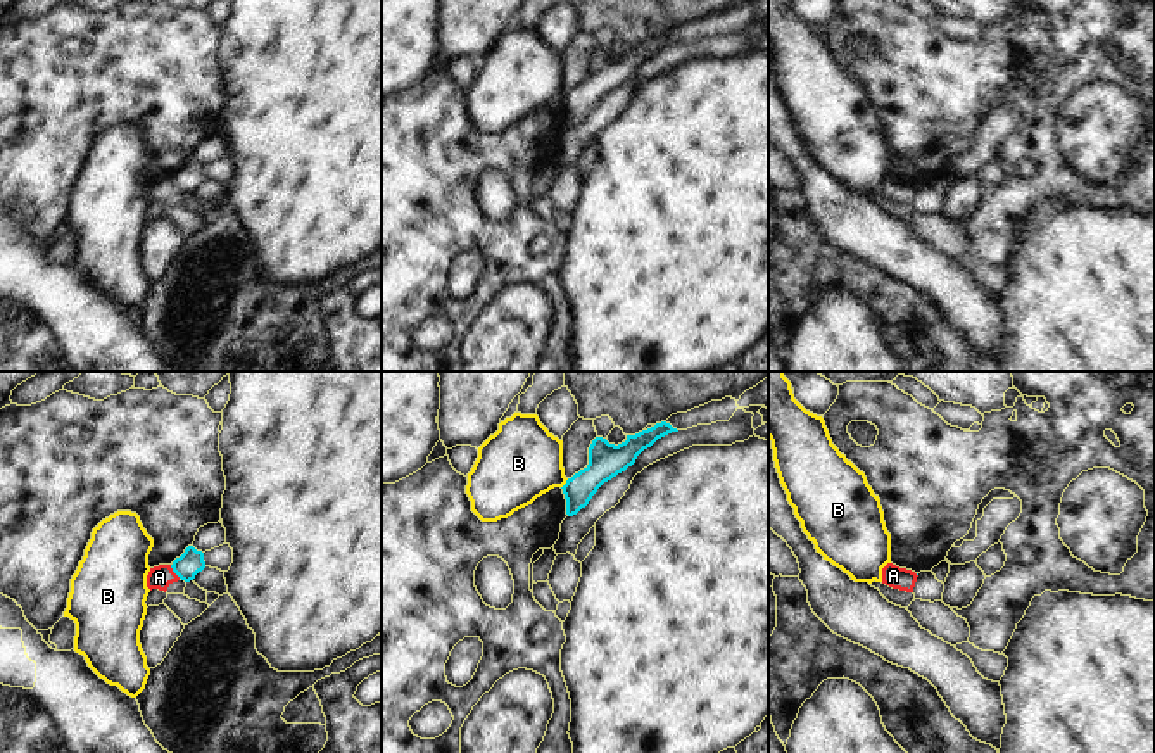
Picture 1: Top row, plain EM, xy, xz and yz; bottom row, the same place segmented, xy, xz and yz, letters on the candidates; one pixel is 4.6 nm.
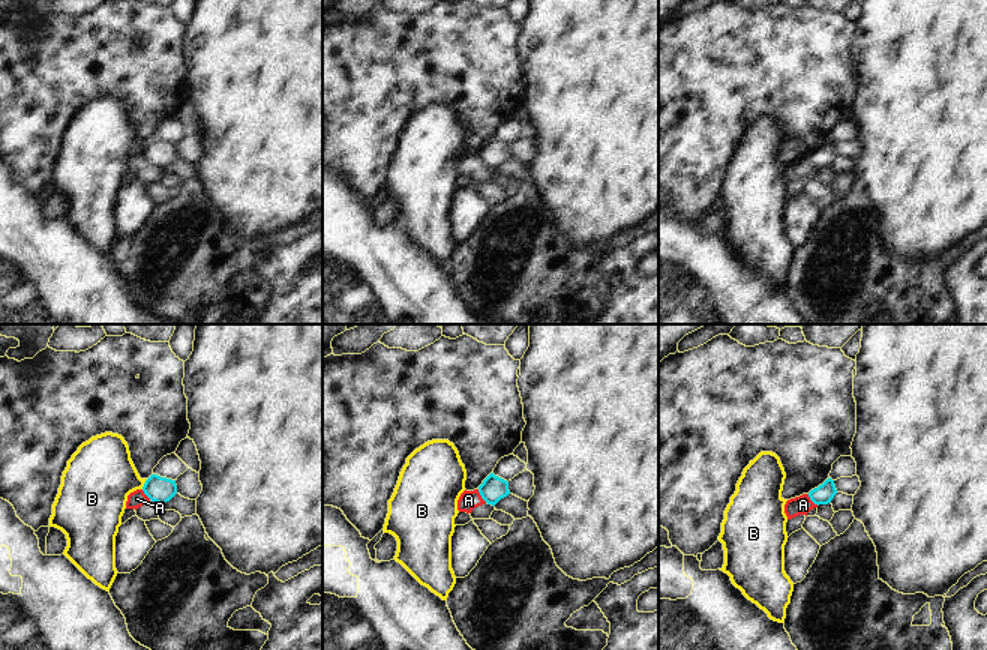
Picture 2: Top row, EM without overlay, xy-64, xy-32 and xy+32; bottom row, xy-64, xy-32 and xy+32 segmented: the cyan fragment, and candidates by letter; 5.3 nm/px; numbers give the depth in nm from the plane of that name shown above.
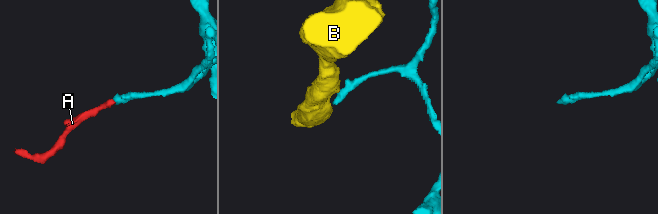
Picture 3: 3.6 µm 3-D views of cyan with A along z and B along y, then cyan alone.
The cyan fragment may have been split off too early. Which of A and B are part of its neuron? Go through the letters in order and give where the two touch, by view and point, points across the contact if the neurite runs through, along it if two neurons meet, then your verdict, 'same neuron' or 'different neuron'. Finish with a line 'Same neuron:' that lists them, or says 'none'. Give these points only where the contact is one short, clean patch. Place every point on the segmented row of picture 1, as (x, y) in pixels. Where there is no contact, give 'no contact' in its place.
A: xy (175, 572) | along xy (170, 565), (180, 577) | different neuron
B: xz (565, 484) | along xz (568, 479), (561, 487) | different neuron
Same neuron: none

